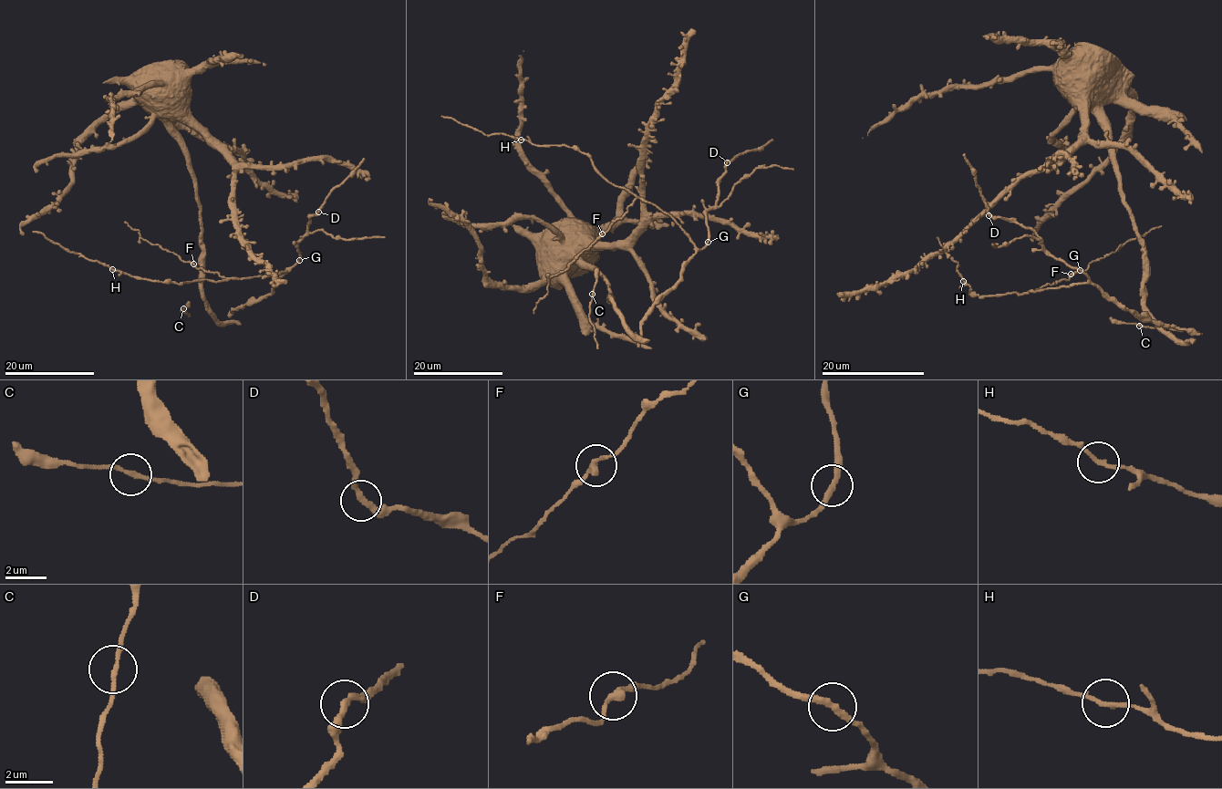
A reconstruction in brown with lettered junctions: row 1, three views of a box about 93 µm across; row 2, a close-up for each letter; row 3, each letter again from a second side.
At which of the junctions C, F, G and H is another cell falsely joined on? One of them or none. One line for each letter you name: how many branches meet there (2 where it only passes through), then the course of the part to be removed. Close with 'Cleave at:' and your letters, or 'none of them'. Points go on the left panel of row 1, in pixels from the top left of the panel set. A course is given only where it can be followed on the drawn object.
Cleave at: none of them

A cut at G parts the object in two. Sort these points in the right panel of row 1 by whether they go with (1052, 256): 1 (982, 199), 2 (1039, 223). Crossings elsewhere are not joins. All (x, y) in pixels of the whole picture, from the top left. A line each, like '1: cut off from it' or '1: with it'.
1: with it
2: cut off from it

